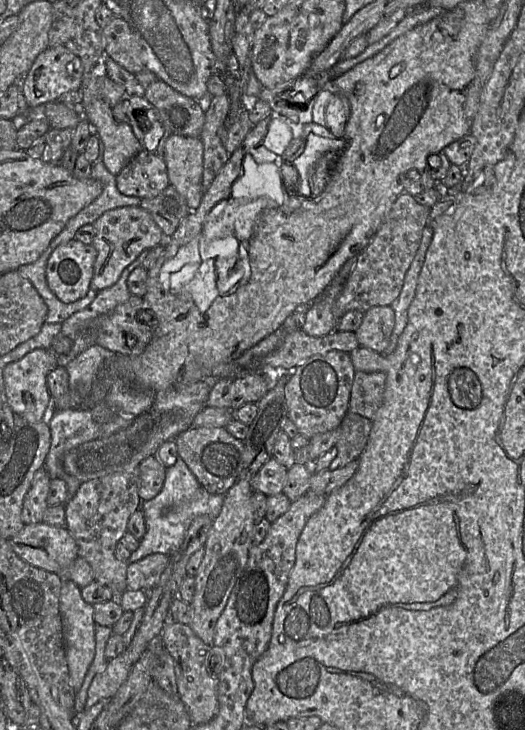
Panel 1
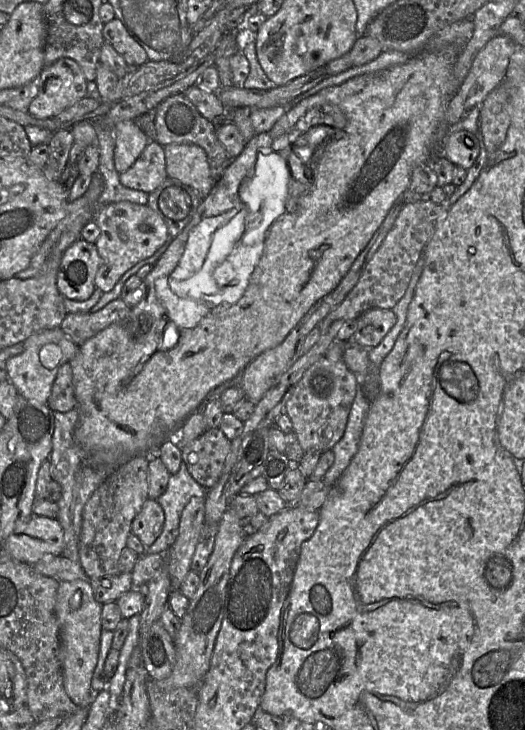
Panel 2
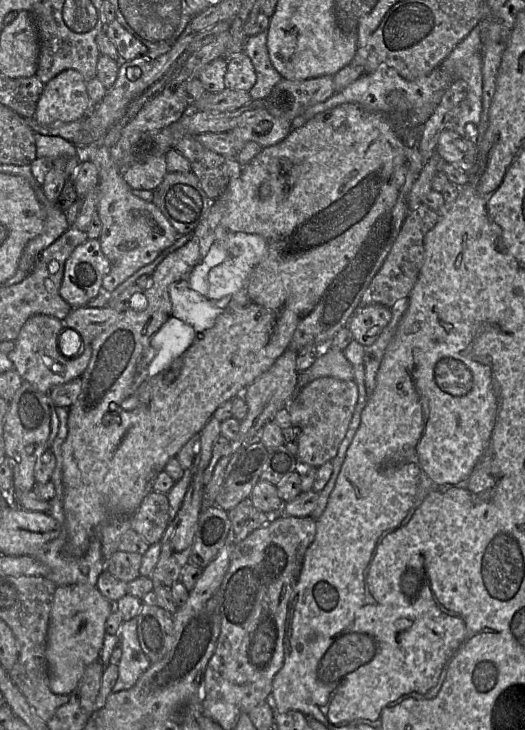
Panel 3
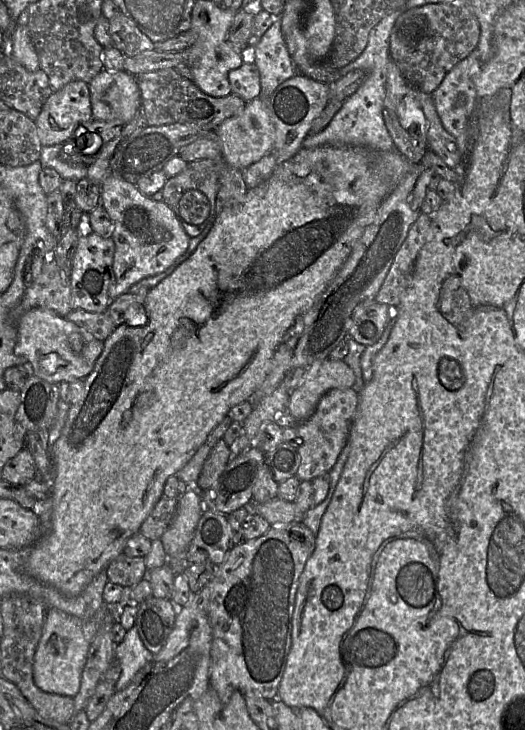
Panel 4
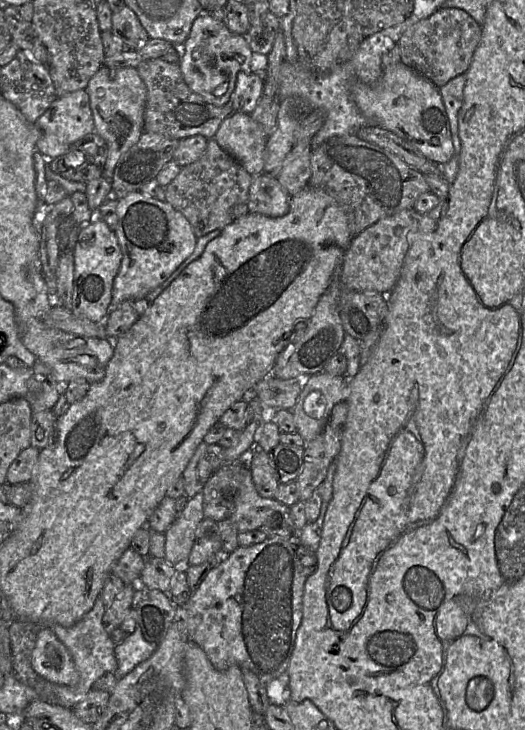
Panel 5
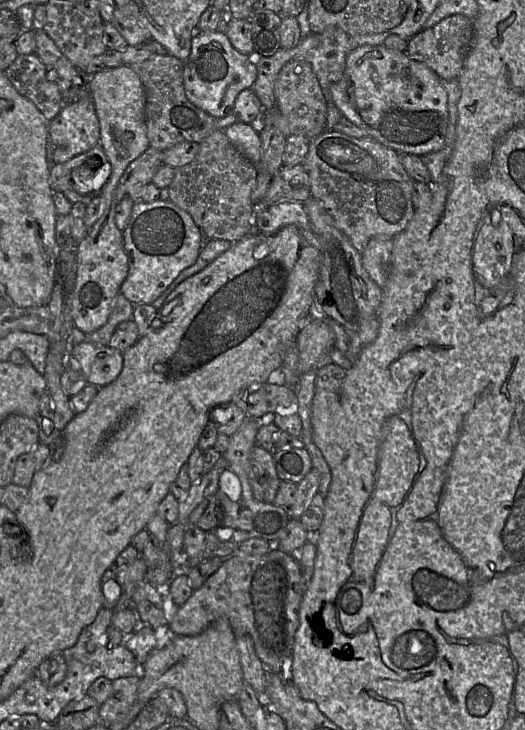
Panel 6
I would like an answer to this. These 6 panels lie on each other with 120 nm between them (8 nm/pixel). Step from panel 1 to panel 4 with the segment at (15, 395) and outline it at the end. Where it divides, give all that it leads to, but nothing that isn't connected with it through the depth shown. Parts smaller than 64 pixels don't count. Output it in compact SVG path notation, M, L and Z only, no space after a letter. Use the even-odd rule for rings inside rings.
M30 309L22 314L17 322L17 342L14 346L14 354L27 359L31 375L50 384L59 385L62 382L84 380L92 372L103 348L103 341L97 340L83 328L49 309ZM73 333L82 337L84 345L80 352L75 352L71 348L69 337Z

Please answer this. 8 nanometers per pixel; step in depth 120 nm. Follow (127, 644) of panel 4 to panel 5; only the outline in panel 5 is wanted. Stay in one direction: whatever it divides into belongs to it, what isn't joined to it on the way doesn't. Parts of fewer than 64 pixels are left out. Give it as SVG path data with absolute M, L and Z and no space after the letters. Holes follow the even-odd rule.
M137 625L135 630L127 634L122 642L115 644L114 653L117 660L117 671L115 674L117 677L121 678L126 676L139 663L147 660L155 652L156 648L157 644L150 643L143 638L141 630Z

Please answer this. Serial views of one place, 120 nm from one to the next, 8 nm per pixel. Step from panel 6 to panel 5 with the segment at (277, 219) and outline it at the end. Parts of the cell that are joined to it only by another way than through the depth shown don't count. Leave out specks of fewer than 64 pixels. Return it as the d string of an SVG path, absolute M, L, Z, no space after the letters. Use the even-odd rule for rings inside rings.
M252 175L249 189L248 210L268 217L281 217L290 209L291 196L274 175Z

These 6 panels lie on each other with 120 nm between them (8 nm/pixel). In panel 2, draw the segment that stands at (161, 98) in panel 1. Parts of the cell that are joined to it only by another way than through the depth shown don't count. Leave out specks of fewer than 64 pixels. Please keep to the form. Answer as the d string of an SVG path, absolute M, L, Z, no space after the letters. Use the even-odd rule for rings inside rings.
M185 92L165 98L153 110L155 120L155 140L162 146L169 144L194 144L206 152L214 182L223 175L232 159L216 135L217 124L205 118L196 106L187 98Z

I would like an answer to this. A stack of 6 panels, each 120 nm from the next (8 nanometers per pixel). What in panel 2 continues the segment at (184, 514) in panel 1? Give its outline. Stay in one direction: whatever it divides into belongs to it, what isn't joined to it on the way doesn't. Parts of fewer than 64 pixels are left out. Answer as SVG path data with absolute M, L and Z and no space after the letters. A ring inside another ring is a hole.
M182 461L179 471L170 476L165 492L156 499L163 508L165 520L161 534L148 548L144 547L144 554L165 555L178 536L180 517L185 506L193 497L205 497L207 491L192 477Z

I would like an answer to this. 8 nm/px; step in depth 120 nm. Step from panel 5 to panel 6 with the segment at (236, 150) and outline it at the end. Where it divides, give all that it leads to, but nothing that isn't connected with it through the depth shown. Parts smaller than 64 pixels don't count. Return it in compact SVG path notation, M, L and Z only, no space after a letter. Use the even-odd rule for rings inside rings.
M241 121L229 125L224 132L231 143L255 166L261 160L261 139L257 127Z

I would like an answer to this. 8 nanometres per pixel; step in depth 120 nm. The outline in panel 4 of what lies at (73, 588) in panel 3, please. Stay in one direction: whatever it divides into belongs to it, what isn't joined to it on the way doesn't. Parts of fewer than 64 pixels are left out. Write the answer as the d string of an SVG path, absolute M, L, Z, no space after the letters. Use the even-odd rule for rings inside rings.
M103 604L89 619L76 617L56 608L49 608L34 655L33 676L38 687L49 693L70 697L78 693L91 643L102 620L114 607Z

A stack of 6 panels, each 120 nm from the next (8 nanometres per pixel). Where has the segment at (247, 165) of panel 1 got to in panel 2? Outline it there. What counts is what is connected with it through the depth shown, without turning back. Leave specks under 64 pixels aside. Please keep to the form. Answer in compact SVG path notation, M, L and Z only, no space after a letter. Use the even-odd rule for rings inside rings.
M278 153L258 154L255 170L252 176L242 182L239 187L239 197L245 207L253 212L245 218L245 226L248 225L243 243L253 245L266 234L272 224L286 212L288 195L288 182L290 170L286 160Z

